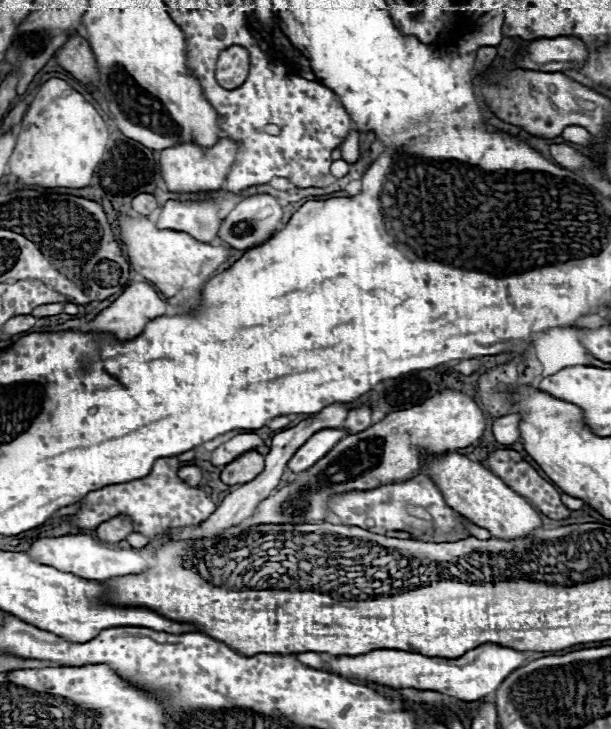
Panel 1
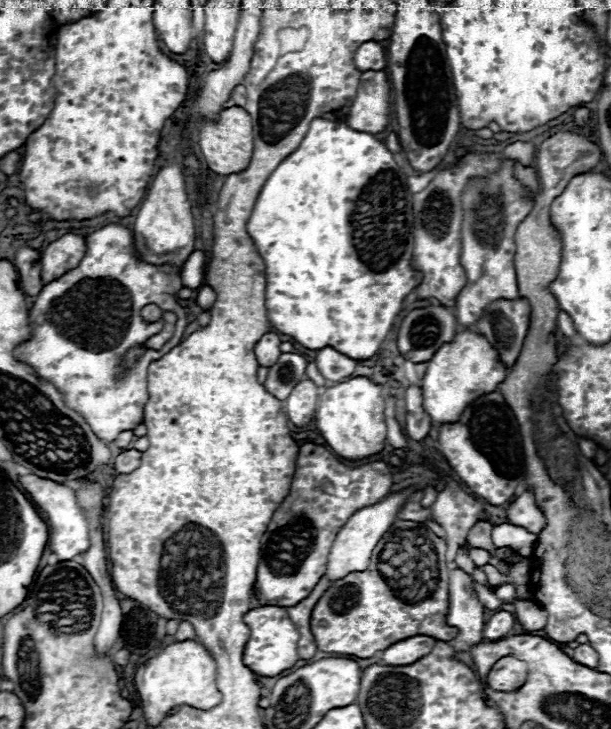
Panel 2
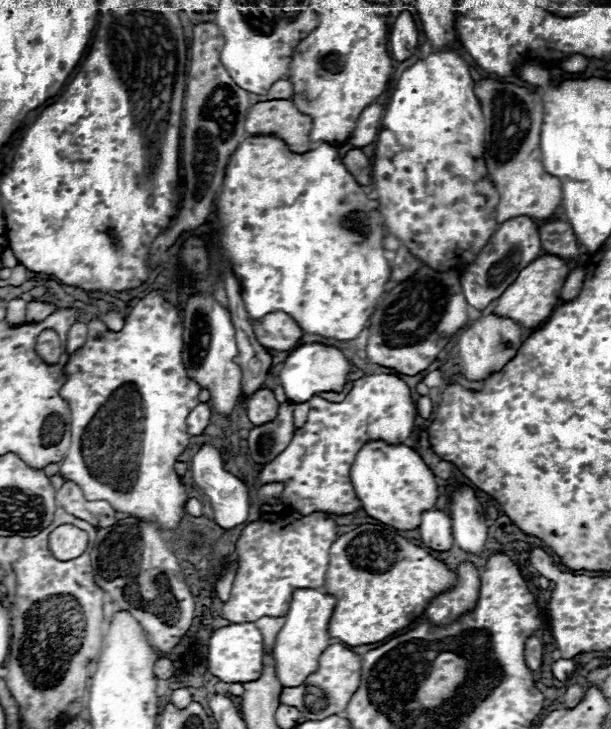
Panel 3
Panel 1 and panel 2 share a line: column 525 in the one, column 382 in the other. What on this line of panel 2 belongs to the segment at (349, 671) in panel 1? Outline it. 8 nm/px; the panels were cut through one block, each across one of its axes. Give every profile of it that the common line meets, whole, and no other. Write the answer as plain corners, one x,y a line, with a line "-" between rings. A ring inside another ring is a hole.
412,636
400,642
394,642
390,648
382,652
382,664
386,666
408,666
426,656
436,644
430,636

